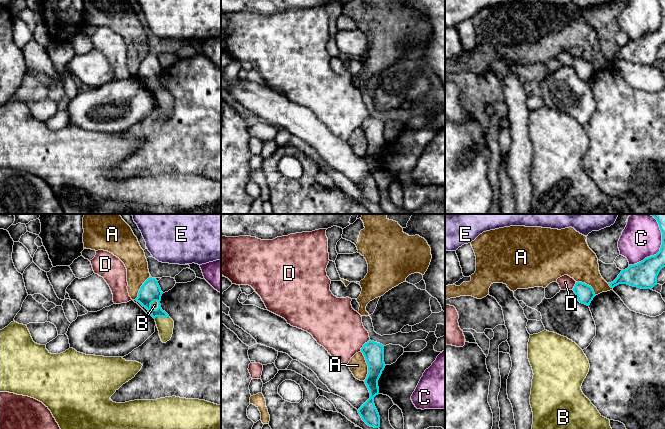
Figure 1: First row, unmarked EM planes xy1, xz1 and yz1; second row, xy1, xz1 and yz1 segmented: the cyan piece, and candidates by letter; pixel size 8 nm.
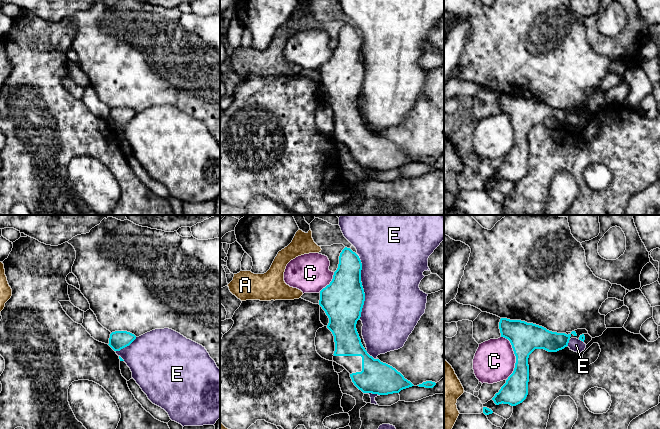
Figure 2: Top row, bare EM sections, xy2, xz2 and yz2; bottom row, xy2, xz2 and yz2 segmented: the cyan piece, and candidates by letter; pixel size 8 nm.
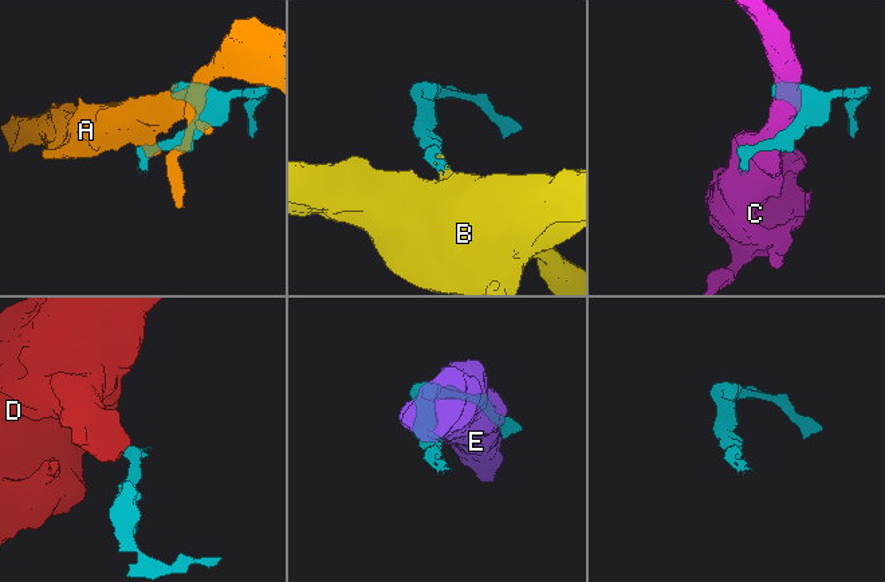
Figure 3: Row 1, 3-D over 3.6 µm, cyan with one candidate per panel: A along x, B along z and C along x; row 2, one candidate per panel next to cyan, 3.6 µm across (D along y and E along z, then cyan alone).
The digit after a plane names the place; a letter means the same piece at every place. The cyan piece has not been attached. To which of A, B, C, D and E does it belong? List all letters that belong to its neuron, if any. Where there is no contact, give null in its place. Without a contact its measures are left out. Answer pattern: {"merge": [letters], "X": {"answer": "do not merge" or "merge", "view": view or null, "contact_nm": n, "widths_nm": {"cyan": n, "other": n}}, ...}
{"merge": ["B"], "A": {"answer": "do not merge", "view": "xz1", "contact_nm": 260, "widths_nm": {"cyan": 160, "other": 140}}, "B": {"answer": "merge", "view": "xy1", "contact_nm": 120, "widths_nm": {"cyan": 170, "other": 140}}, "C": {"answer": "do not merge", "view": "yz1", "contact_nm": 440, "widths_nm": {"cyan": 200, "other": 320}}, "D": {"answer": "do not merge", "view": "xz1", "contact_nm": 120, "widths_nm": {"cyan": 160, "other": 380}}, "E": {"answer": "do not merge", "view": "xz2", "contact_nm": 480, "widths_nm": {"cyan": 340, "other": 480}}}

